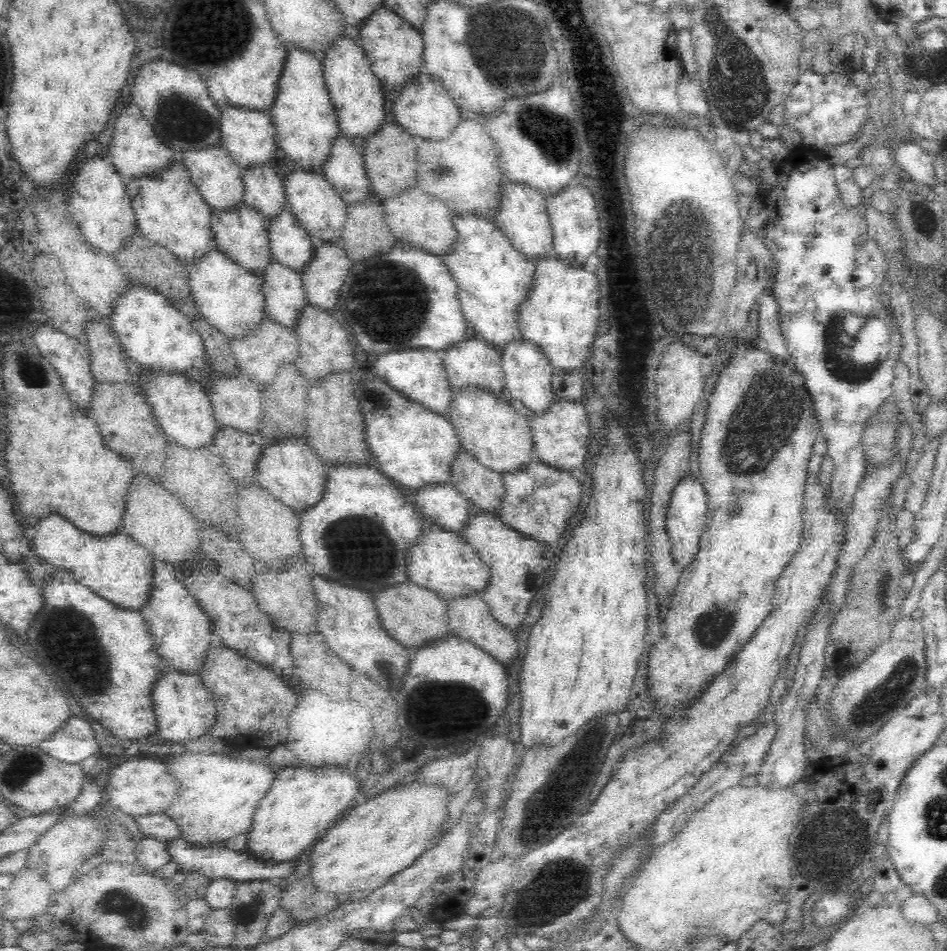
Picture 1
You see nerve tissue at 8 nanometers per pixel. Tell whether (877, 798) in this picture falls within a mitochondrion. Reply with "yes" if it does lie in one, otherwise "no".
no

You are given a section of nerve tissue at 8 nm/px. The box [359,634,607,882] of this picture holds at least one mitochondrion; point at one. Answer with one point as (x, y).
(437, 698)

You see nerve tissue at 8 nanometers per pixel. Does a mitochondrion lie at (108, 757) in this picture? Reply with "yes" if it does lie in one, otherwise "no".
no

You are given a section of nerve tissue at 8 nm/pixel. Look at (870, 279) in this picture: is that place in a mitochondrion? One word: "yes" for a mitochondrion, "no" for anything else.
no

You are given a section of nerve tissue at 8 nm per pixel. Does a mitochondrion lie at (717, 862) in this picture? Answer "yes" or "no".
no

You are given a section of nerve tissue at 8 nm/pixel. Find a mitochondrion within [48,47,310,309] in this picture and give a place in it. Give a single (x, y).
(184, 121)

